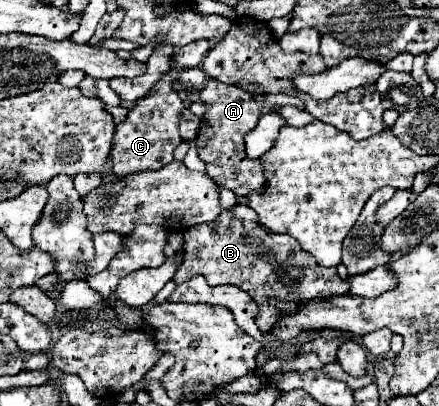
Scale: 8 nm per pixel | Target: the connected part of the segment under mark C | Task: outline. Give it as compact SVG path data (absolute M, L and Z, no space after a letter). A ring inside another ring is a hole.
M172 72L164 74L164 78L154 86L154 90L146 98L136 102L136 108L128 112L126 120L116 124L112 162L114 162L114 174L118 178L124 178L132 172L142 172L142 170L160 170L174 158L172 150L182 142L178 134L178 124L184 110L184 102L176 94L172 82L174 82Z

